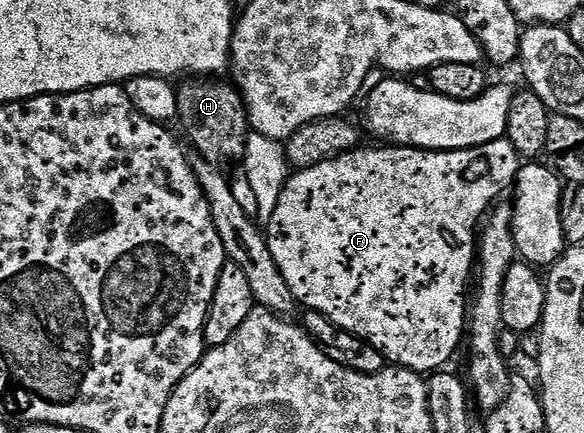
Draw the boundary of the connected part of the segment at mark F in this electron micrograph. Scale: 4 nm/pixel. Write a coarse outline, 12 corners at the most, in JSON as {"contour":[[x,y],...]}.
{"contour":[[508,138],[296,171],[267,227],[305,310],[437,372]]}

